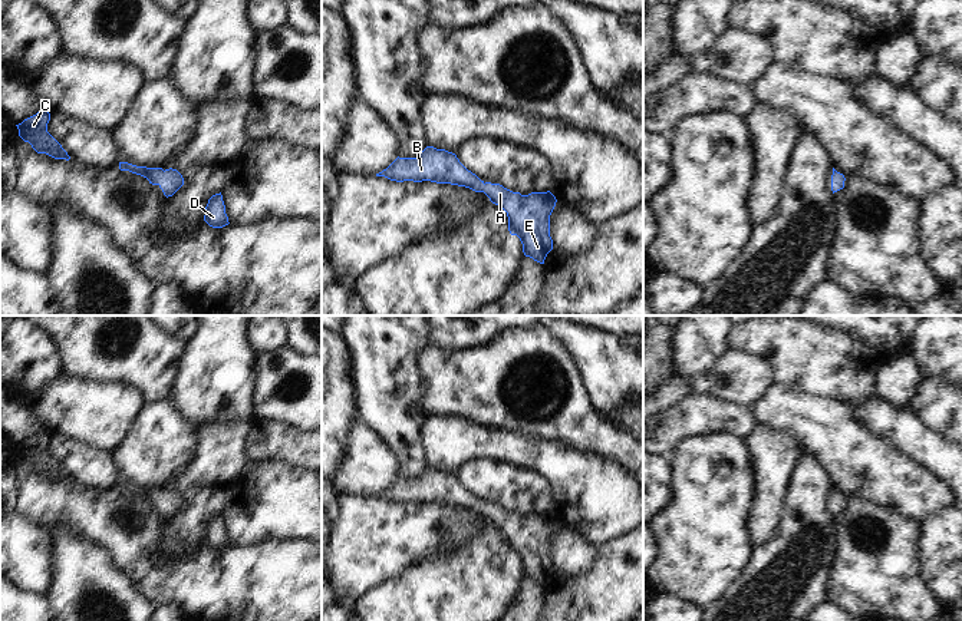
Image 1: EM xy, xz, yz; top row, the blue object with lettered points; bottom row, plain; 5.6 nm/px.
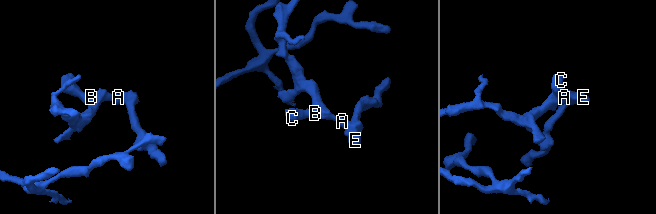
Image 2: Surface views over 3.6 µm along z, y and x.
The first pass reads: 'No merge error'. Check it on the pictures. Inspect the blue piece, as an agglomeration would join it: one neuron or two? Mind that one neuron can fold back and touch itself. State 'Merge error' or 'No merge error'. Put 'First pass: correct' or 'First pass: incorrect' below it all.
No merge error
First pass: correct

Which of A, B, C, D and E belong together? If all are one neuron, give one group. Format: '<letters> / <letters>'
A B C D E

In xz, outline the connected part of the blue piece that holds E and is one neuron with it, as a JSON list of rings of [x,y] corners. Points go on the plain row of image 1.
[[[426,468],[416,479],[398,478],[376,498],[396,503],[451,505],[484,513],[492,525],[507,534],[508,552],[520,559],[526,578],[544,585],[547,575],[553,571],[550,536],[557,521],[550,512],[521,516],[500,505],[484,503],[468,492],[455,475],[434,468]]]

